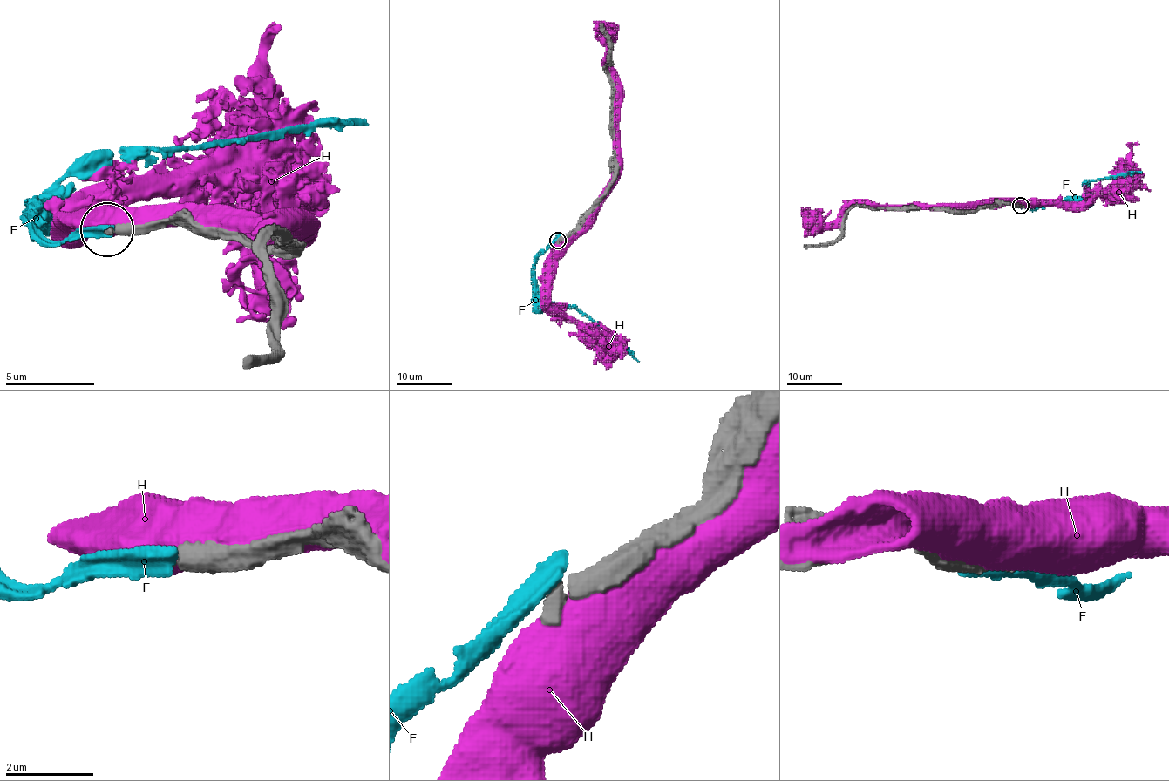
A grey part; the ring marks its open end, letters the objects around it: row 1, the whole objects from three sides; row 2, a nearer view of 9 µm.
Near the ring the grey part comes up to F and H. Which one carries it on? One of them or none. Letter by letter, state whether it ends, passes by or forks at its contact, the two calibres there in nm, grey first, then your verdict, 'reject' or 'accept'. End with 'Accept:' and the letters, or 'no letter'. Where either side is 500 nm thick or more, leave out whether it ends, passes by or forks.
F: 480/500 nm | reject
H: 460/800 nm | reject
Accept: no letter

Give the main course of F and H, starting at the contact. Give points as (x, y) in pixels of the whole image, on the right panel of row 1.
F: (1018, 206), (1030, 208), (1050, 203), (1072, 201), (1079, 199), (1087, 188), (1087, 181), (1141, 173)
H: (1016, 205), (968, 205), (947, 208), (851, 206), (836, 220), (822, 222), (812, 213), (801, 208)

